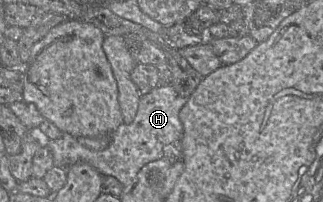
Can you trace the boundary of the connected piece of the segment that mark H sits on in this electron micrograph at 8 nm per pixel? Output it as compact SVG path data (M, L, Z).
M173 86L157 87L142 95L135 120L131 124L122 123L111 134L110 144L102 151L86 148L69 134L44 141L52 152L54 166L68 168L78 162L88 163L100 174L113 176L123 186L127 186L144 165L164 158L163 149L166 145L175 140L182 140L183 124L180 112L187 101L188 98L180 96Z

